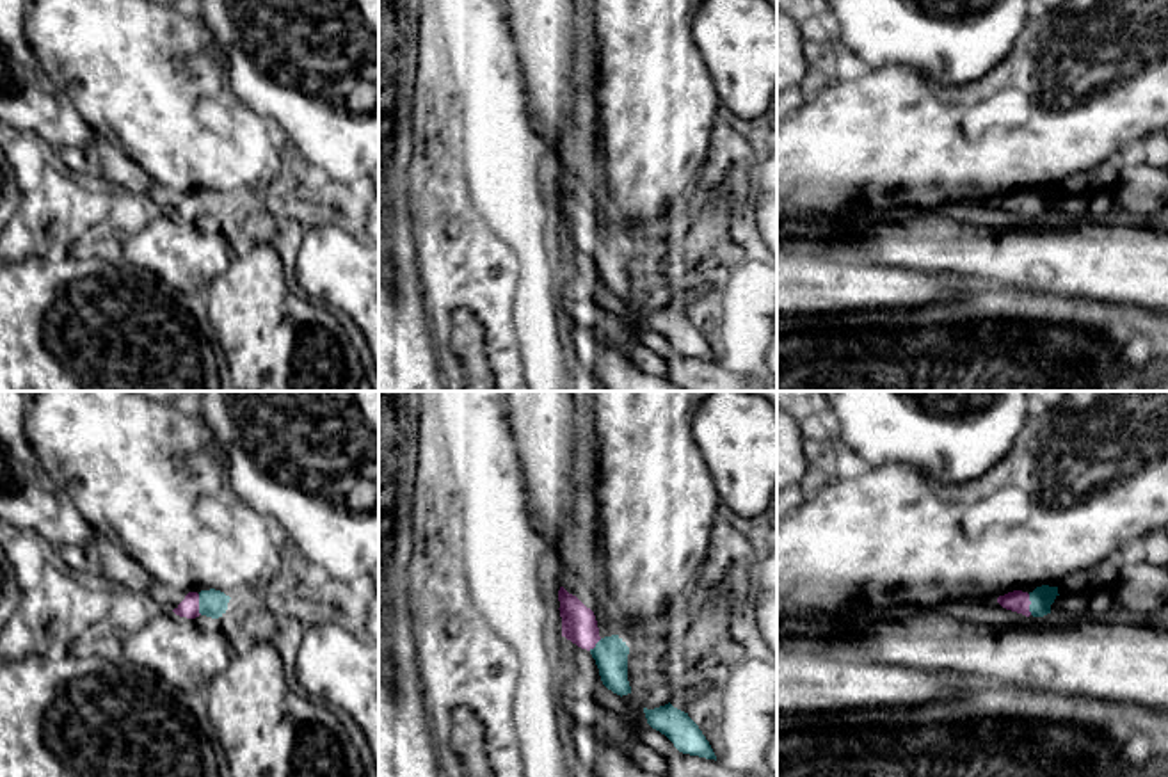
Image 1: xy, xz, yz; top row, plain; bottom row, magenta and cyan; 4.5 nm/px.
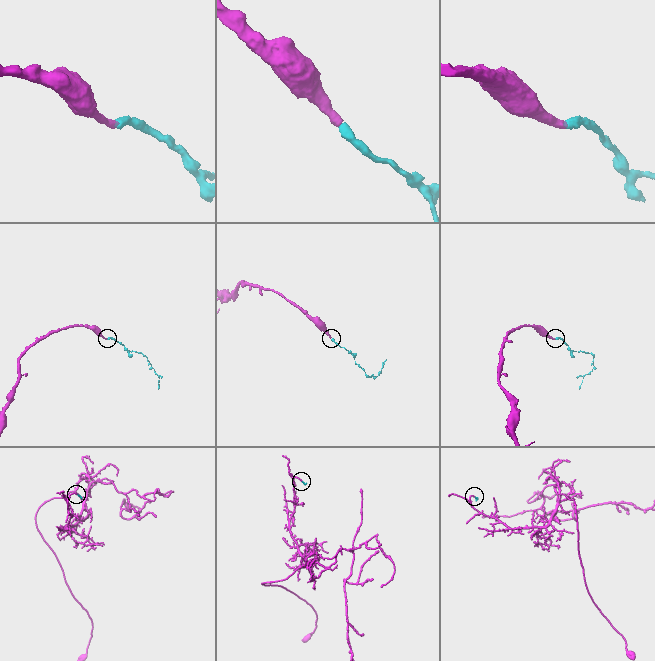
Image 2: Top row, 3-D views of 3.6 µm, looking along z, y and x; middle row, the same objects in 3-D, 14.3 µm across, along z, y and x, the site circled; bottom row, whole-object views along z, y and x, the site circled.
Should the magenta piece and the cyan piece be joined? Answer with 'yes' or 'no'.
yes

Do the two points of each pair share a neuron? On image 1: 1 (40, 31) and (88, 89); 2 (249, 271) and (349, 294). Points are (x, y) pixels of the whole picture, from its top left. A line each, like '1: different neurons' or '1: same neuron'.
1: same neuron
2: different neurons

